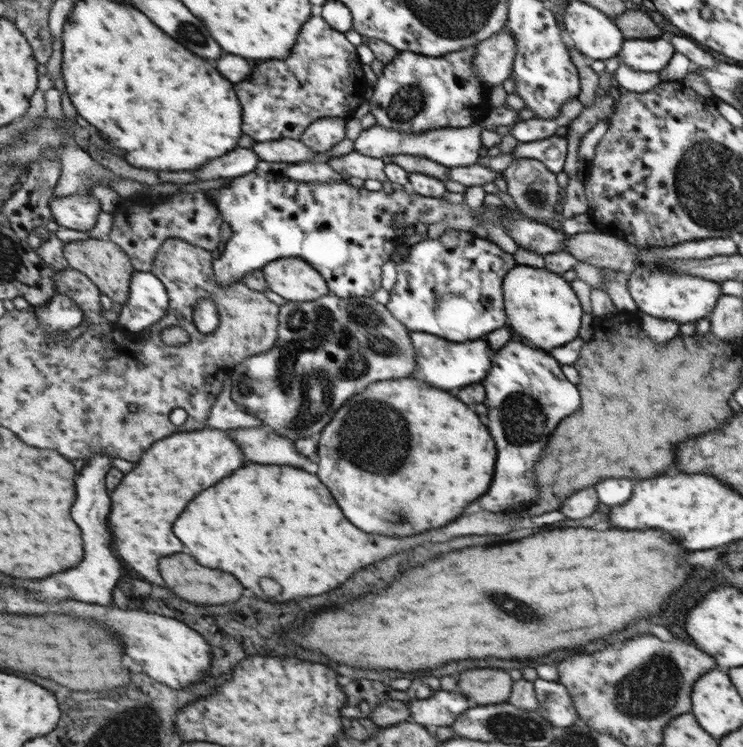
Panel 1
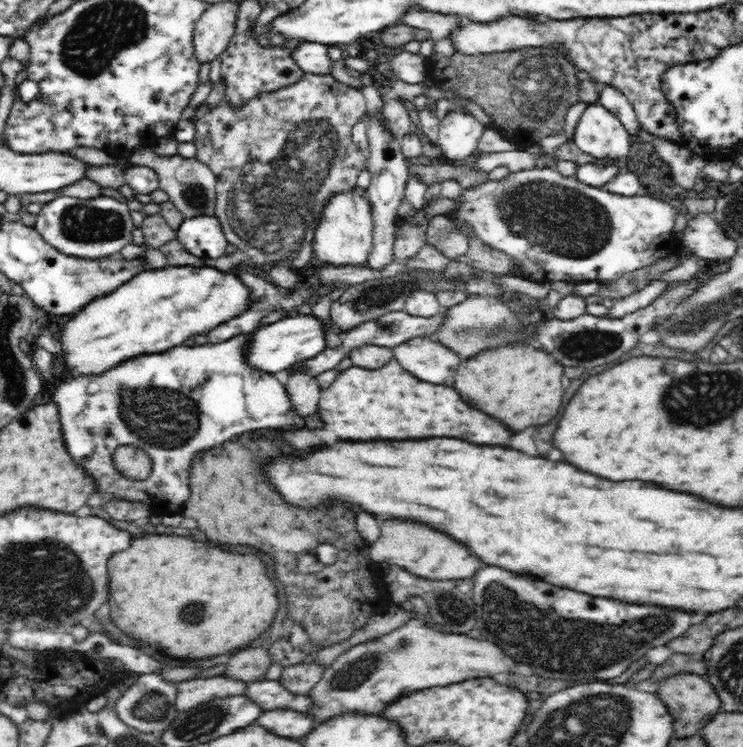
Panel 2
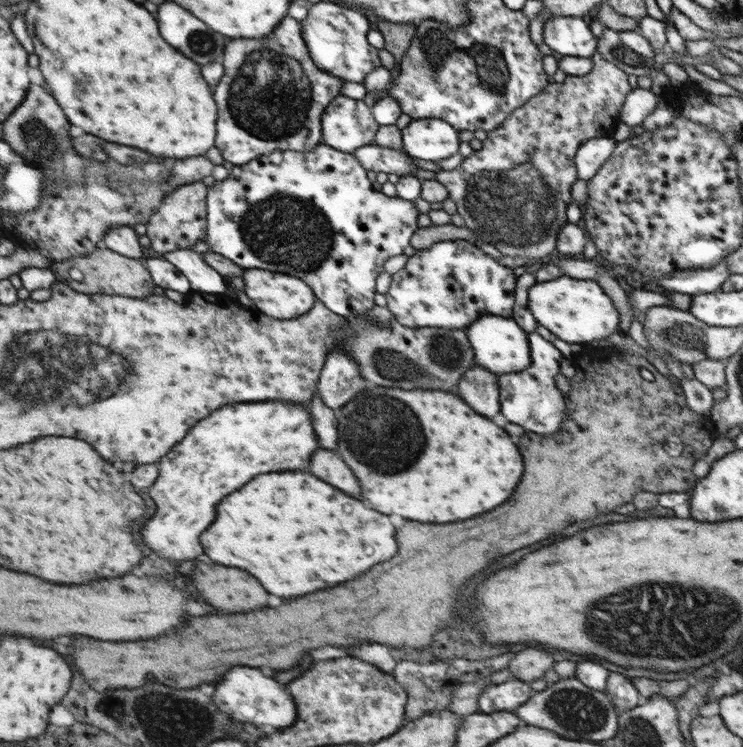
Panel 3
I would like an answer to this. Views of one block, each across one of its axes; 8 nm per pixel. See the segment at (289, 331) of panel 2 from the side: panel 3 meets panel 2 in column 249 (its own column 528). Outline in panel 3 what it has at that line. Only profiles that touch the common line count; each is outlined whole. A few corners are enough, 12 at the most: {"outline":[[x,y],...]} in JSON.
{"outline":[[510,317],[465,328],[474,365],[495,375],[531,364],[528,335]]}

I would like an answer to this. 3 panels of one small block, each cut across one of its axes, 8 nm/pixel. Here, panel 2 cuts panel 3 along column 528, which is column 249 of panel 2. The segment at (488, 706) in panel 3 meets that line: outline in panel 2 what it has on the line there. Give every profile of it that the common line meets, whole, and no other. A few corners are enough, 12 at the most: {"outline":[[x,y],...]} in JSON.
{"outline":[[280,680],[251,681],[245,695],[262,710],[308,712],[310,696]]}

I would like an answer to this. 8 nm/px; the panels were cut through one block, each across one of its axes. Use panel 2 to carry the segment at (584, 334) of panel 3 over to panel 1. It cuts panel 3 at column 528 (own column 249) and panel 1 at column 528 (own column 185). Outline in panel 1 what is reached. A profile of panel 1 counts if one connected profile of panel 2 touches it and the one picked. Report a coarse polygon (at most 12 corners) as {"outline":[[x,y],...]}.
{"outline":[[545,268],[502,280],[511,332],[552,352],[577,336],[581,306]]}

